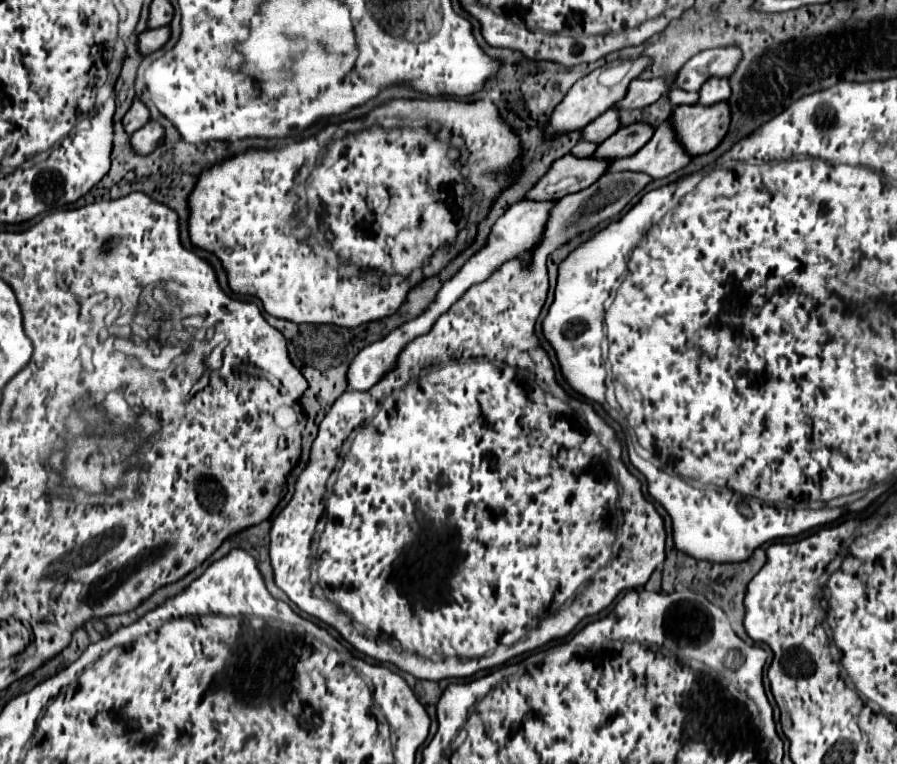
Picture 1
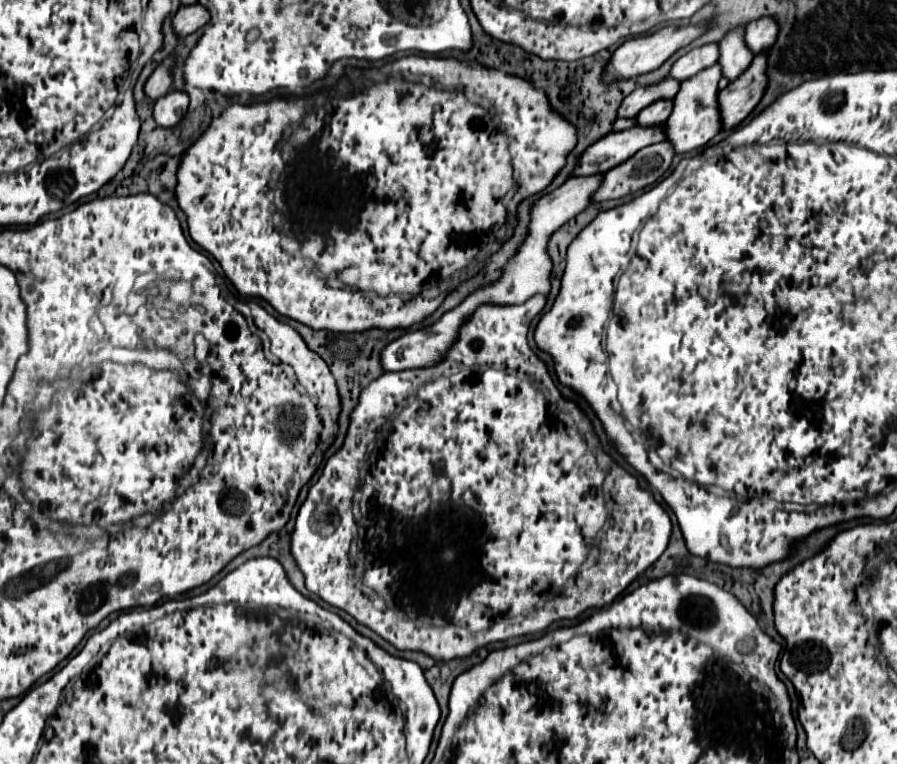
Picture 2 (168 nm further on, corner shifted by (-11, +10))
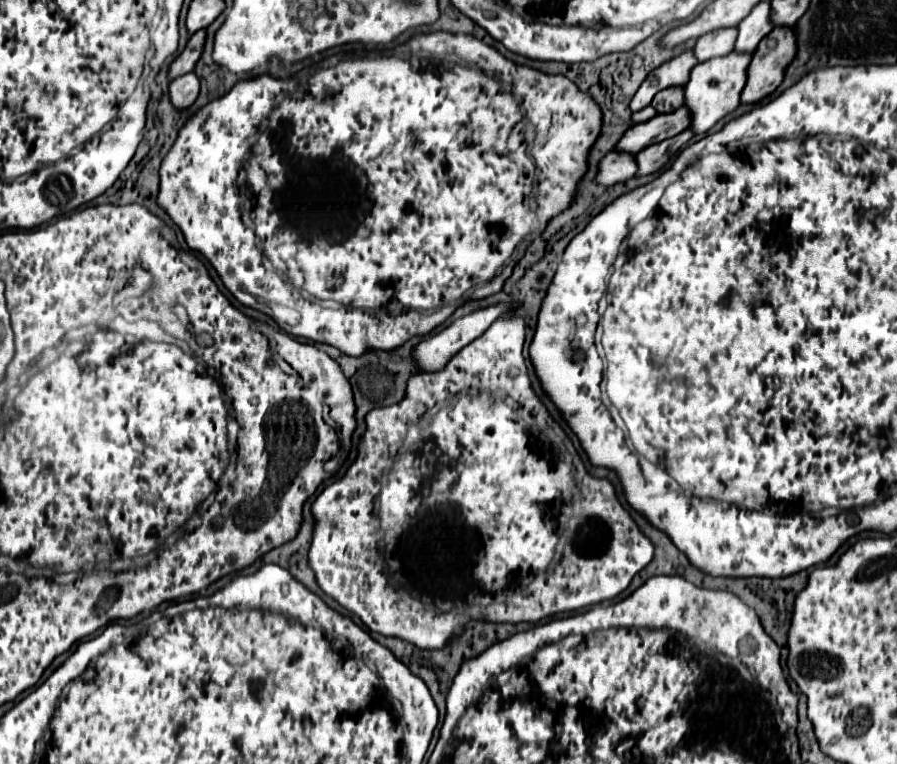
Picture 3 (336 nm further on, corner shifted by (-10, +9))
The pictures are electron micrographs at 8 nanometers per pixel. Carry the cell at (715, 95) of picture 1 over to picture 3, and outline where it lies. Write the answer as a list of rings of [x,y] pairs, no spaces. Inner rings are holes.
[[[757,3],[751,13],[737,25],[737,41],[735,41],[735,51],[739,53],[753,53],[757,43],[773,29],[769,21],[769,3]]]

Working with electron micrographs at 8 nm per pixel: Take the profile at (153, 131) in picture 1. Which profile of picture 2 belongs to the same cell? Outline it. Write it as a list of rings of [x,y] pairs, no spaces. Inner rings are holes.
[[[170,90],[168,94],[164,94],[160,100],[156,100],[156,106],[154,106],[154,116],[156,116],[156,122],[162,124],[162,128],[170,128],[170,126],[176,126],[186,110],[188,110],[188,92],[182,92],[182,90]]]

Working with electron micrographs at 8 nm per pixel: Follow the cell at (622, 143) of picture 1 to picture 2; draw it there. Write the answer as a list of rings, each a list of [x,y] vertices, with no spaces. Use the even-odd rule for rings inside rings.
[[[656,100],[652,102],[648,108],[644,108],[644,112],[640,112],[638,124],[658,124],[658,122],[666,122],[668,116],[672,114],[672,100]]]

